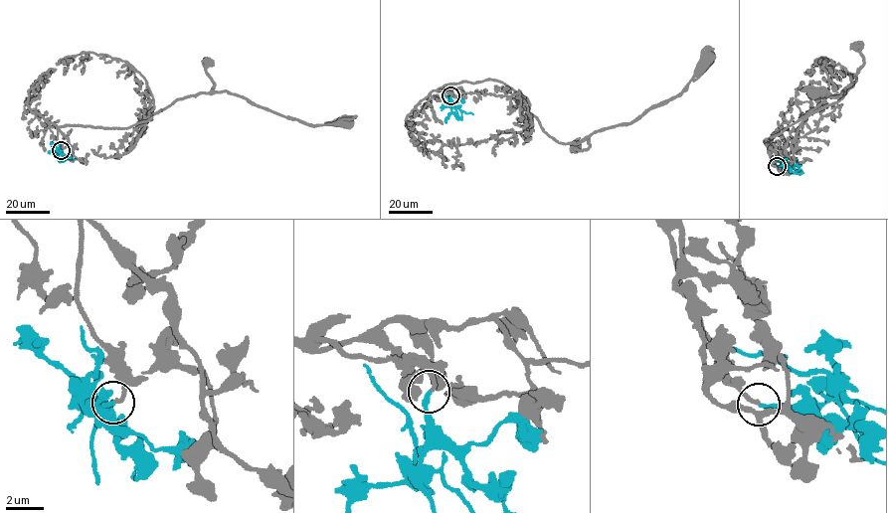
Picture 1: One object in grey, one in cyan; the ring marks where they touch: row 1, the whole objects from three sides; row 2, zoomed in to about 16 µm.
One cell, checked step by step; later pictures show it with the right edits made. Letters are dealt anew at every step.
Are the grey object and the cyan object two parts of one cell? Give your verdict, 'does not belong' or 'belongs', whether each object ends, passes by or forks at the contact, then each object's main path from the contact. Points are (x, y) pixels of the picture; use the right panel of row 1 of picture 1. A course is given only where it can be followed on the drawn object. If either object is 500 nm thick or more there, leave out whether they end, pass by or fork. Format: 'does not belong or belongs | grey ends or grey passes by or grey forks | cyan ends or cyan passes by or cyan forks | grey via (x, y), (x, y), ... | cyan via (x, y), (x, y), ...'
does not belong | grey ends | cyan ends | grey via (777, 165), (766, 139), (831, 104), (856, 78), (850, 74), (851, 84), (838, 96), (812, 92) | cyan via (777, 166), (795, 172), (801, 169)

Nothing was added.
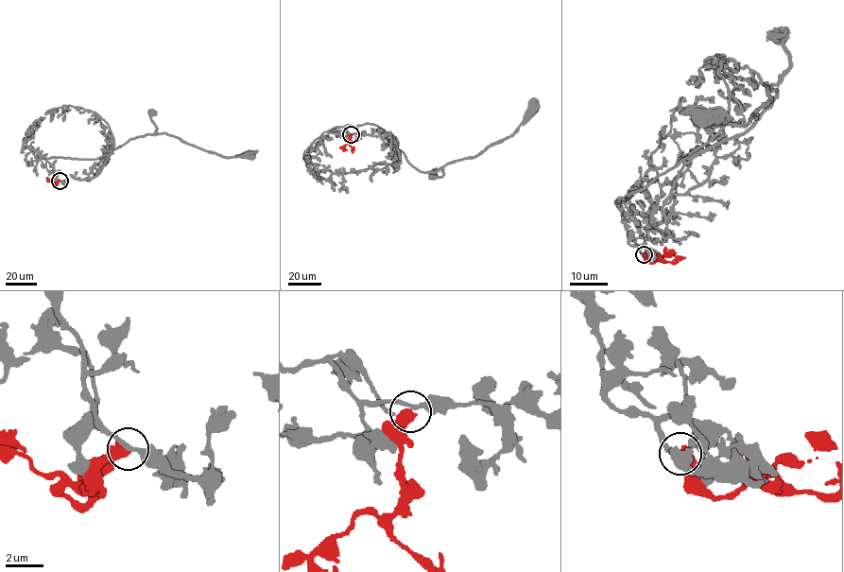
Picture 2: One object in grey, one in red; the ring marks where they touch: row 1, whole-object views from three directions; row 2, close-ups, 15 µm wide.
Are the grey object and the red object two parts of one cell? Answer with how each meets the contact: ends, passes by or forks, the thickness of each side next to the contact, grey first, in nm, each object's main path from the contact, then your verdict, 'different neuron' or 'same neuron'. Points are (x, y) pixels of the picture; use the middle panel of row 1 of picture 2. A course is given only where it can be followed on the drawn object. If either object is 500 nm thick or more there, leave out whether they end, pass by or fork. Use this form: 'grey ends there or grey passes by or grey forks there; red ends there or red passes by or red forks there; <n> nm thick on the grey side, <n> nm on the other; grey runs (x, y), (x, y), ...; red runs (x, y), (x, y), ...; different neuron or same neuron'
260 nm thick on the grey side, 600 nm on the other; grey runs (351, 134), (329, 131), (375, 124), (395, 136), (398, 148), (419, 171), (433, 172), (508, 138), (535, 107); red runs (351, 134), (350, 143), (343, 147), (347, 150); different neuron

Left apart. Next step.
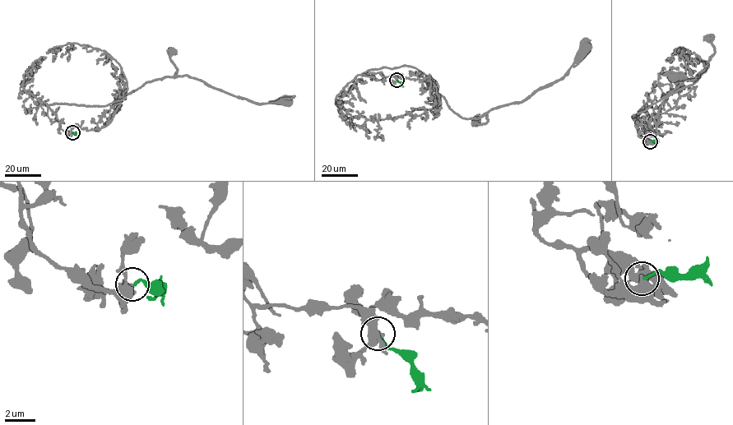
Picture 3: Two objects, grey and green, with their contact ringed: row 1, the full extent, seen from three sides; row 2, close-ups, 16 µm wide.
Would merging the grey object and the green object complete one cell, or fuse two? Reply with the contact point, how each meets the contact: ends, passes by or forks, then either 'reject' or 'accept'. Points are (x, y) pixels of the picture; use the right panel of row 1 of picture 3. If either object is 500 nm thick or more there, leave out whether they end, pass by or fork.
at (650, 141); grey passes by; green ends there; reject

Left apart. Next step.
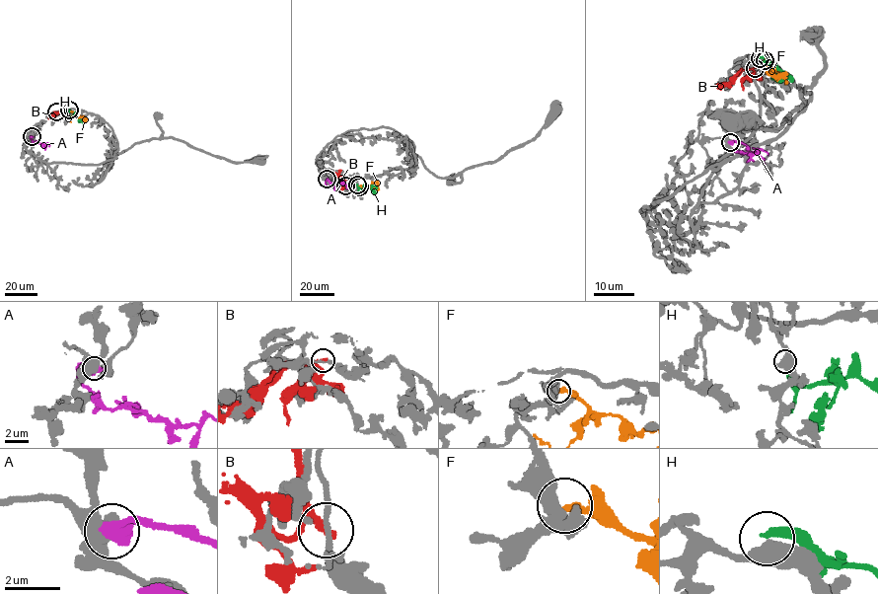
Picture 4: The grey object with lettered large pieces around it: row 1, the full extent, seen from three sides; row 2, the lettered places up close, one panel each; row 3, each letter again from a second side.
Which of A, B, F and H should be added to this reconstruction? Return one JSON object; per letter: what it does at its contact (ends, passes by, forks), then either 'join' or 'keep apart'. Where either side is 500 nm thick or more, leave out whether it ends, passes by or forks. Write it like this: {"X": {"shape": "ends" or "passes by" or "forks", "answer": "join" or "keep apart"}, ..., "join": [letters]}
{"A": {"answer": "keep apart"}, "B": {"shape": "passes by", "answer": "keep apart"}, "F": {"shape": "ends", "answer": "join"}, "H": {"answer": "keep apart"}, "join": ["F"]}

